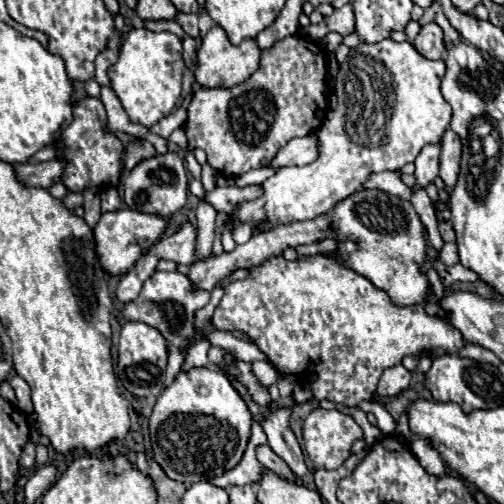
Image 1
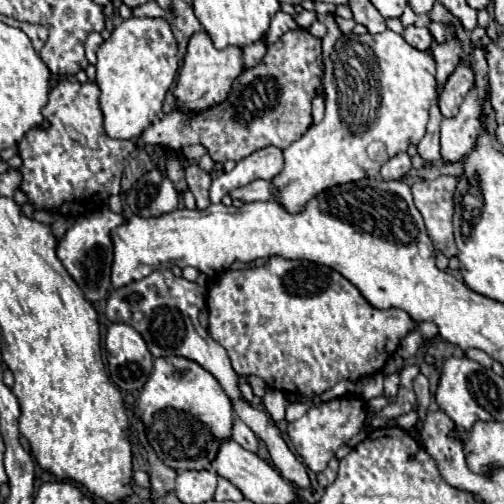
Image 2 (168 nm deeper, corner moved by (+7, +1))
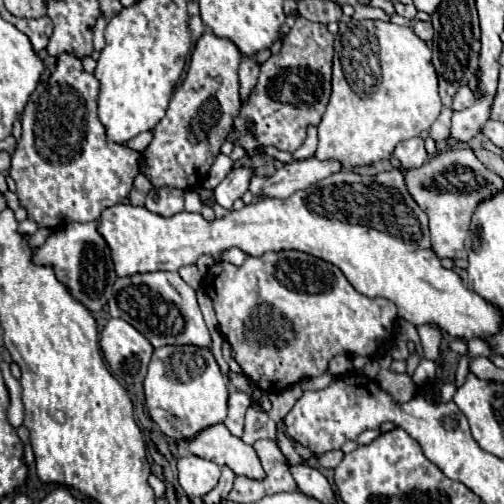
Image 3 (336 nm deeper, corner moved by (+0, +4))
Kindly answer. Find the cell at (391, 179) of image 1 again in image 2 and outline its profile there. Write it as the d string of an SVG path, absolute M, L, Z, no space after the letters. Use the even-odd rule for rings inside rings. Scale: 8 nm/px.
M398 153L388 163L384 163L384 167L380 169L380 177L384 181L400 181L410 169L412 169L410 157L406 153Z

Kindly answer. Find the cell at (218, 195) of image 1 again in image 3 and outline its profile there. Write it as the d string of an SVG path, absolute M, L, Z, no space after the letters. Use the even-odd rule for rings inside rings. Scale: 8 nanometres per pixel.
M307 158L303 162L289 162L283 164L273 176L253 176L249 190L253 196L273 196L273 198L287 198L297 190L309 188L311 184L325 180L327 176L341 172L343 164L339 160L317 160Z

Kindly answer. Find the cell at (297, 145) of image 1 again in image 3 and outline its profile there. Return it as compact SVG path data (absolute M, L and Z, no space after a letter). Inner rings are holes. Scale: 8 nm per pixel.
M235 166L227 178L215 188L215 202L223 208L233 208L233 202L237 198L241 198L245 194L245 190L249 188L249 180L251 180L253 172L243 168L243 166Z

